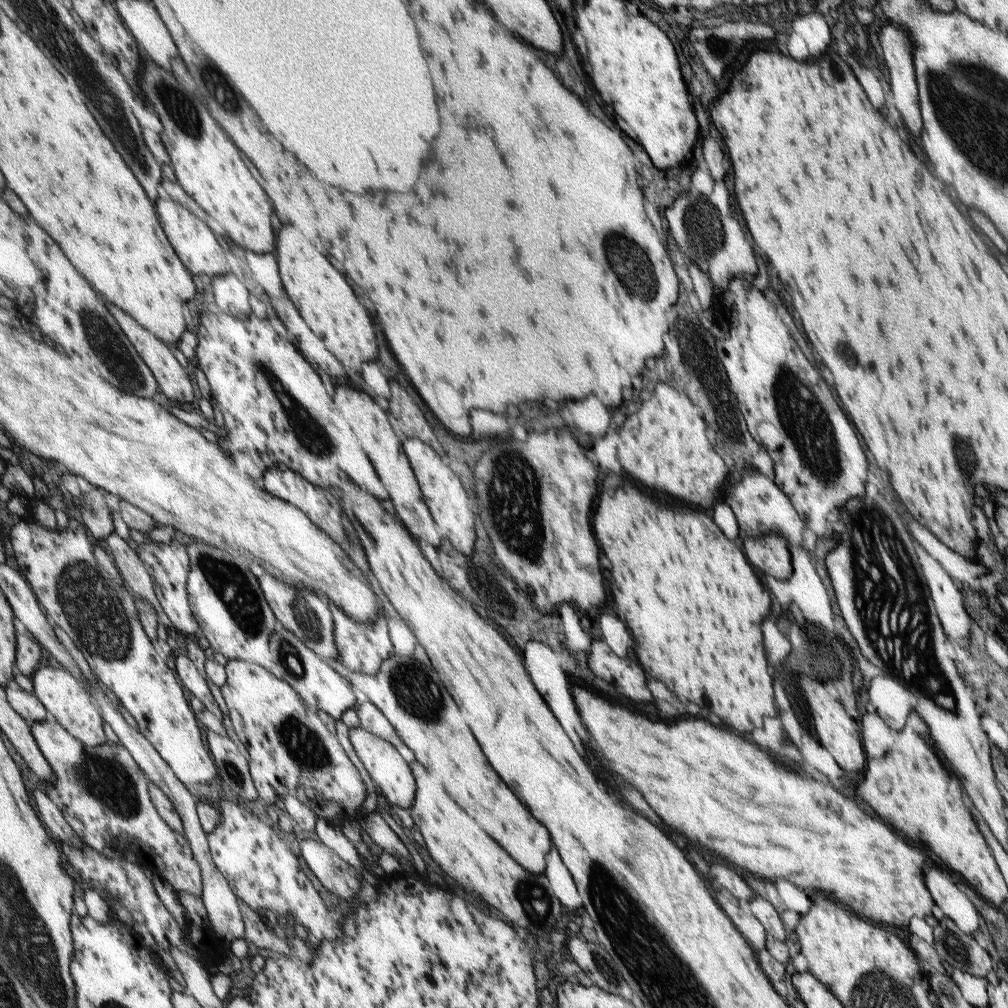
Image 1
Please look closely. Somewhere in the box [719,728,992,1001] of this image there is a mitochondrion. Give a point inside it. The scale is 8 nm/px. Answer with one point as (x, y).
(951, 945)

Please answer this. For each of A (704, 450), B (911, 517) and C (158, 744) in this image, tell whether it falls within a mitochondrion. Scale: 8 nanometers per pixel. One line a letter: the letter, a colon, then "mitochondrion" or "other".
A: other
B: other
C: other

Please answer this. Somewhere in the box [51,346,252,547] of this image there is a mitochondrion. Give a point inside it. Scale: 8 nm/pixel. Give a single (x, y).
(90, 509)

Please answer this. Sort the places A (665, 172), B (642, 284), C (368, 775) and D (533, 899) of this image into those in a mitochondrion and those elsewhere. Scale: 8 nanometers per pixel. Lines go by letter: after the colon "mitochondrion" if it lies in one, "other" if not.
A: other
B: mitochondrion
C: other
D: mitochondrion

